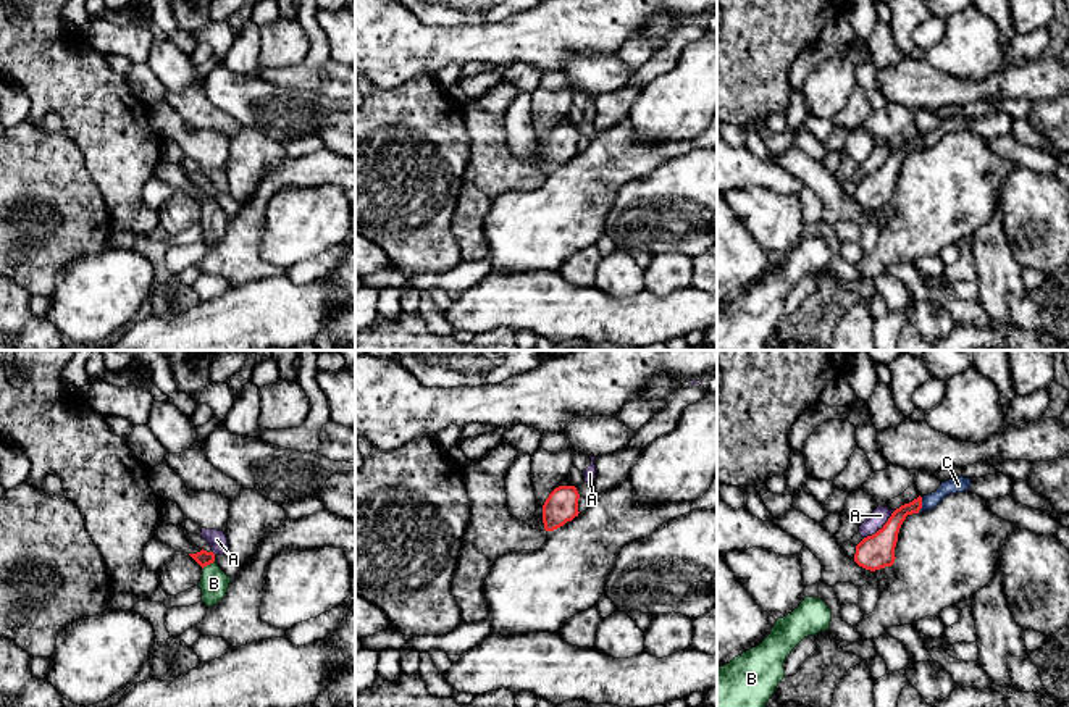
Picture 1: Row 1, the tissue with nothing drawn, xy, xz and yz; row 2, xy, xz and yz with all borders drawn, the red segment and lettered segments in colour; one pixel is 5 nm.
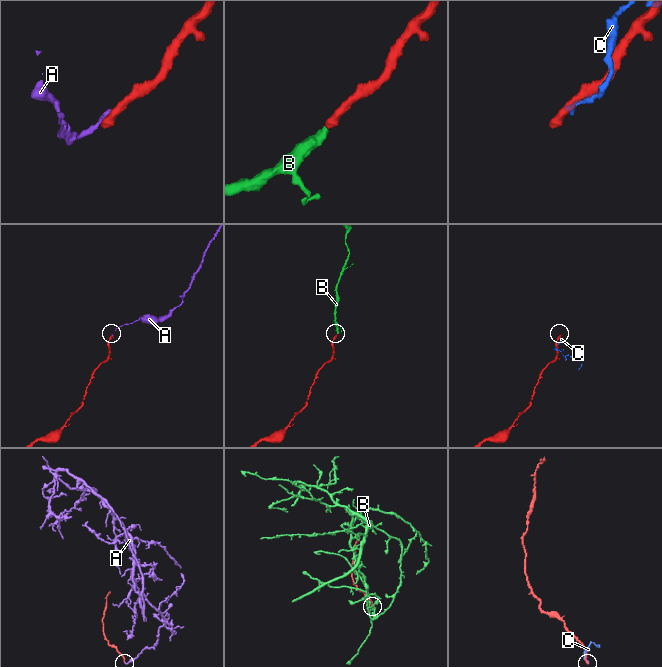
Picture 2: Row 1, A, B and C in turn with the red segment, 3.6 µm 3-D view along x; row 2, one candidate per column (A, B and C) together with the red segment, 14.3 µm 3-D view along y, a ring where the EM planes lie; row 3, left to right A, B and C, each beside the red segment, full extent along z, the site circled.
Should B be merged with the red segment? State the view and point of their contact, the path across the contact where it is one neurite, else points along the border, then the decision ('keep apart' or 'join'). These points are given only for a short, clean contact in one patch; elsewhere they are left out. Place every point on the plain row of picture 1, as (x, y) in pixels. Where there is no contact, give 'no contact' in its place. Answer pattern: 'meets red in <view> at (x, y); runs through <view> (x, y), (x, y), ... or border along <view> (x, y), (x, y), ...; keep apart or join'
meets red in xy at (207, 202); runs through xy (202, 196), (207, 202), (213, 221); join

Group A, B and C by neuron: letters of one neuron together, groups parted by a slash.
A C / B

